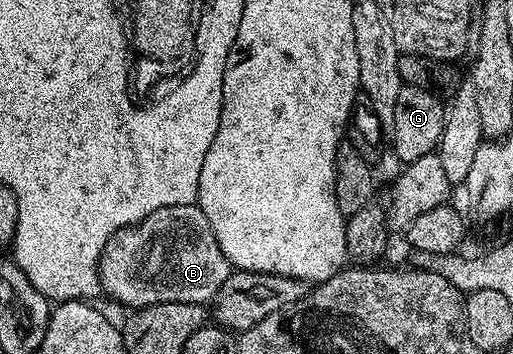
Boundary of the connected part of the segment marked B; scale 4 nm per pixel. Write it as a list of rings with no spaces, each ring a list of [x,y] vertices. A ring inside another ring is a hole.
[[[174,205],[158,209],[135,227],[123,227],[110,237],[104,247],[99,268],[101,290],[118,302],[125,303],[128,309],[159,303],[207,304],[215,300],[218,289],[222,289],[234,270],[226,253],[222,253],[218,245],[218,237],[214,237],[214,229],[210,229],[210,221],[206,221],[206,213],[202,213],[198,205]]]

